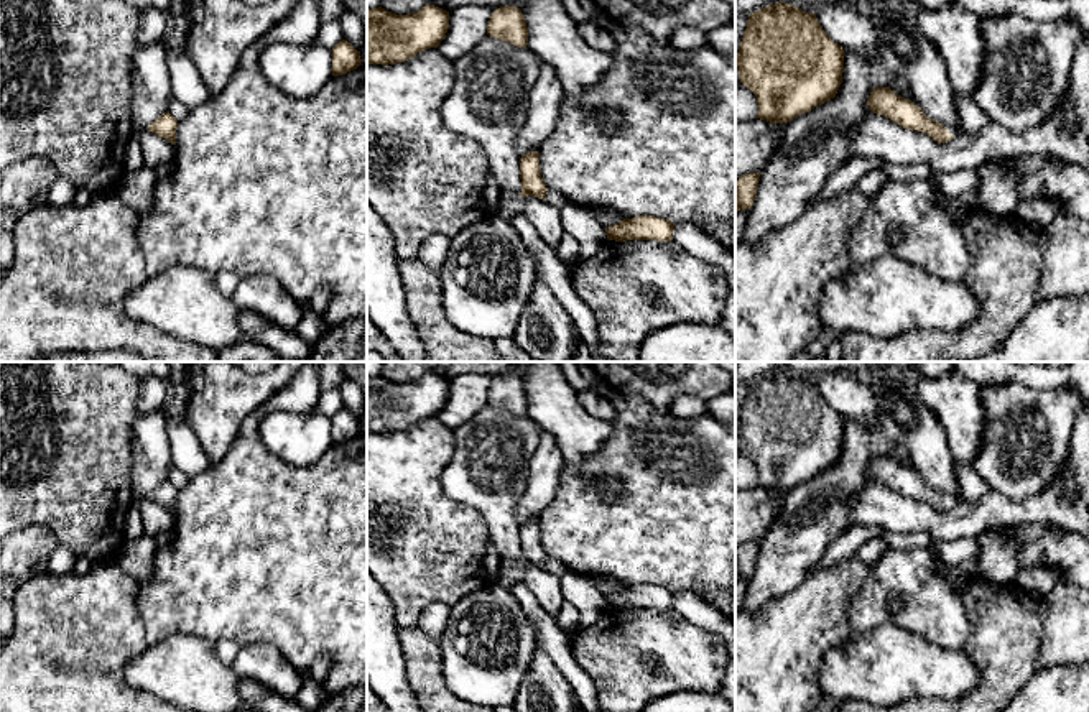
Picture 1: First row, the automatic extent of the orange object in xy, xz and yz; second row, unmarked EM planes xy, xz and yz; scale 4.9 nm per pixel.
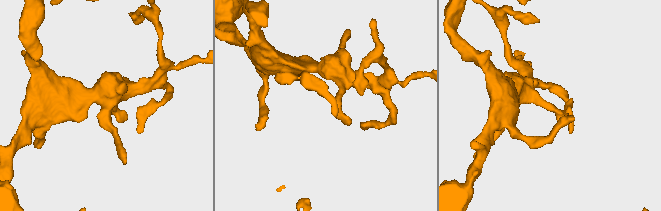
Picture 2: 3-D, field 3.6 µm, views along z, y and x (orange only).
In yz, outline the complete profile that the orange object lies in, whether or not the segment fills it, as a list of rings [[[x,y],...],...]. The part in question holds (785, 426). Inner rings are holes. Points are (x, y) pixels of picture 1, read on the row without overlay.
[[[780,370],[748,383],[735,432],[740,451],[757,465],[757,487],[786,492],[836,465],[842,452],[844,416],[826,403],[814,381]]]

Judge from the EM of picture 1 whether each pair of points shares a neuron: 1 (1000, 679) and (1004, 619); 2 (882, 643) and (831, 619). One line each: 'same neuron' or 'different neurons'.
1: same neuron
2: different neurons

